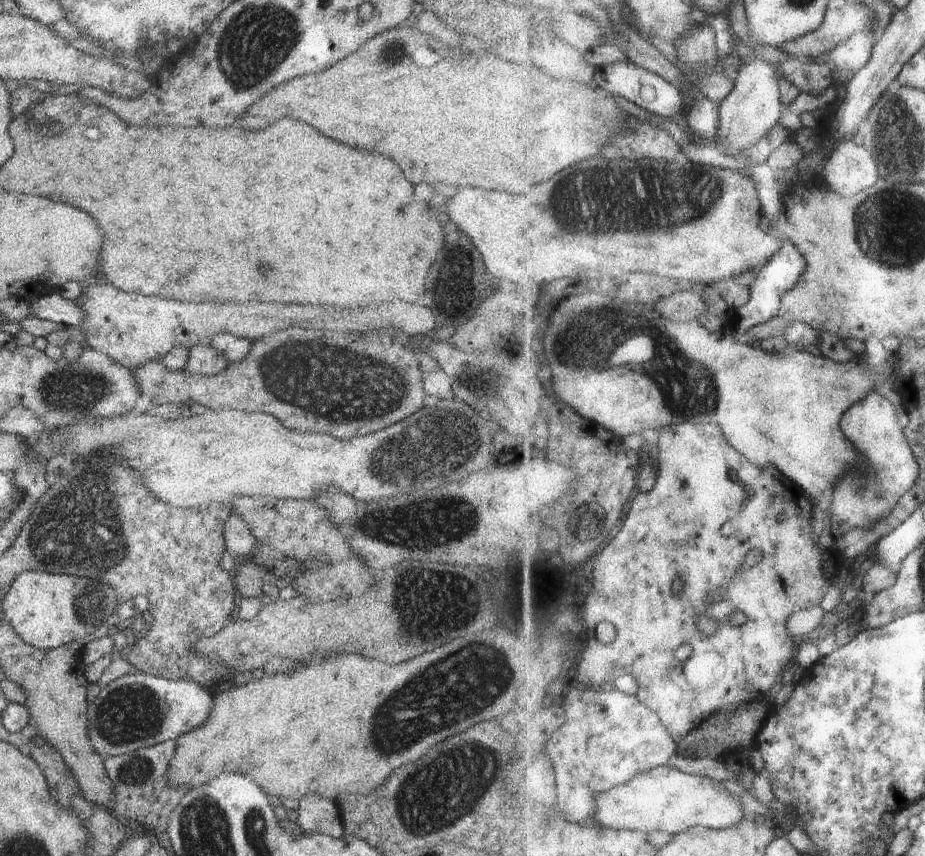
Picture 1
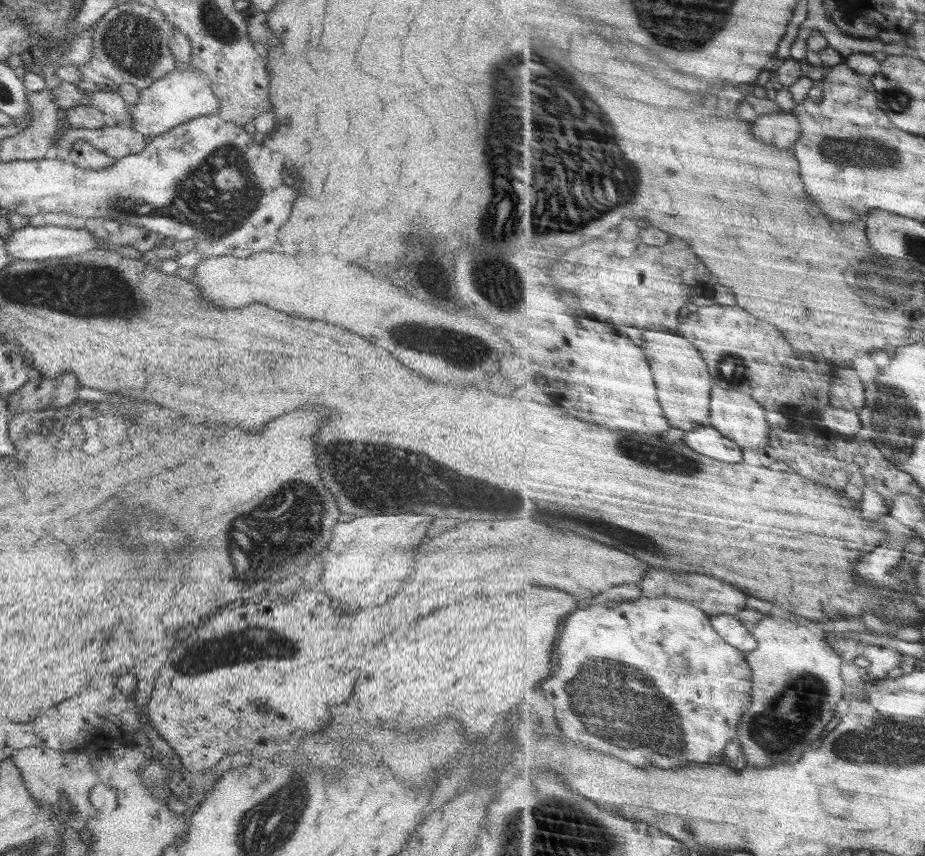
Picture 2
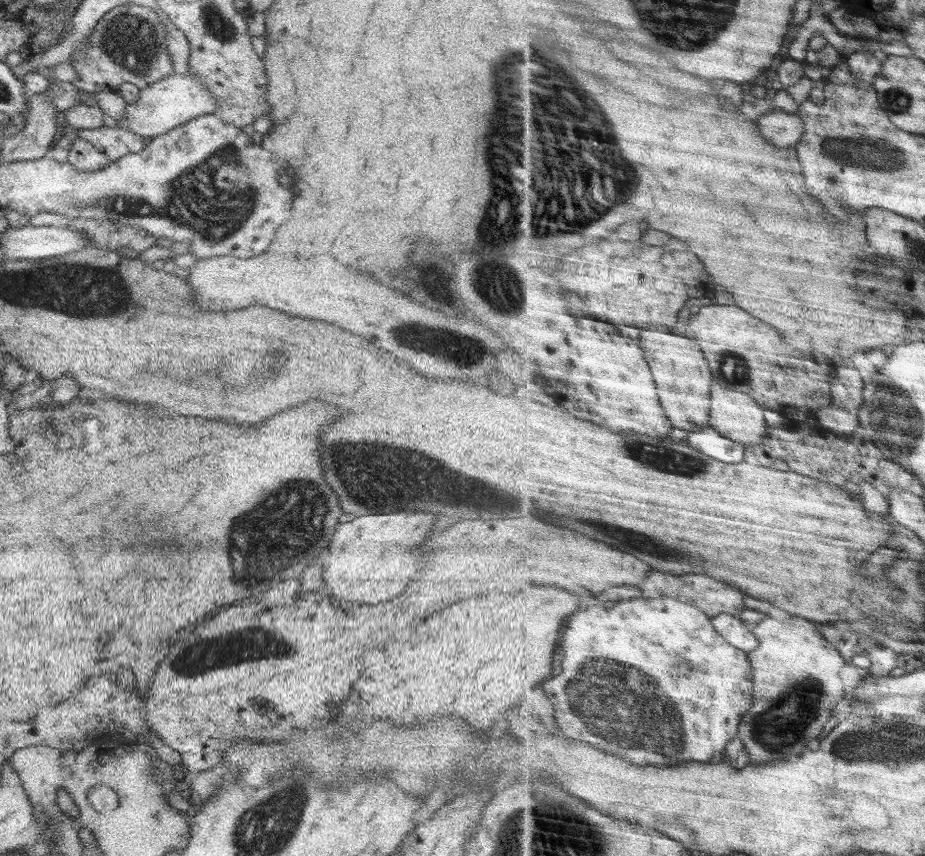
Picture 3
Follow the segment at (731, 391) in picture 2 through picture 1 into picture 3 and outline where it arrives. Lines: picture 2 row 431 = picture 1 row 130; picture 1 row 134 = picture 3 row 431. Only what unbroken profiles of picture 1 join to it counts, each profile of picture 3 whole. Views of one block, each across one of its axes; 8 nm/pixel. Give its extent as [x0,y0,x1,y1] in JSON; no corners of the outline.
[711,382,770,448]

